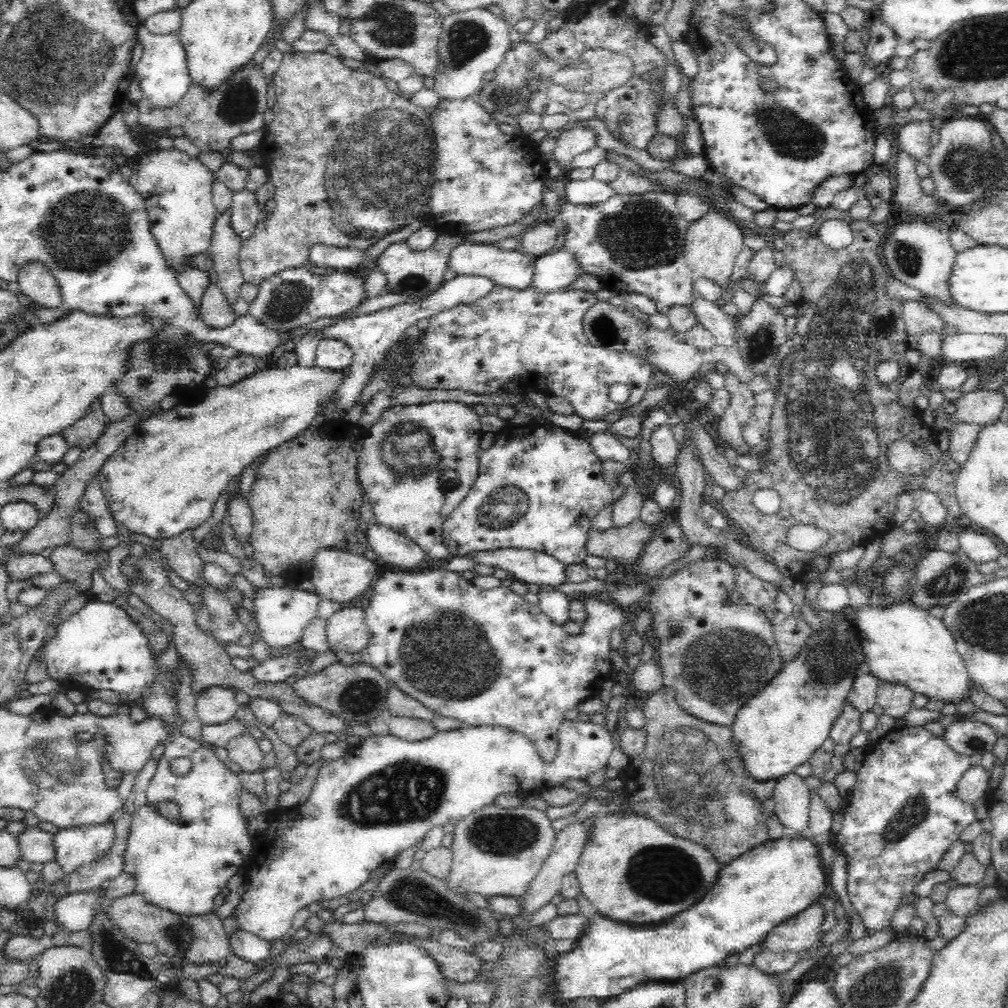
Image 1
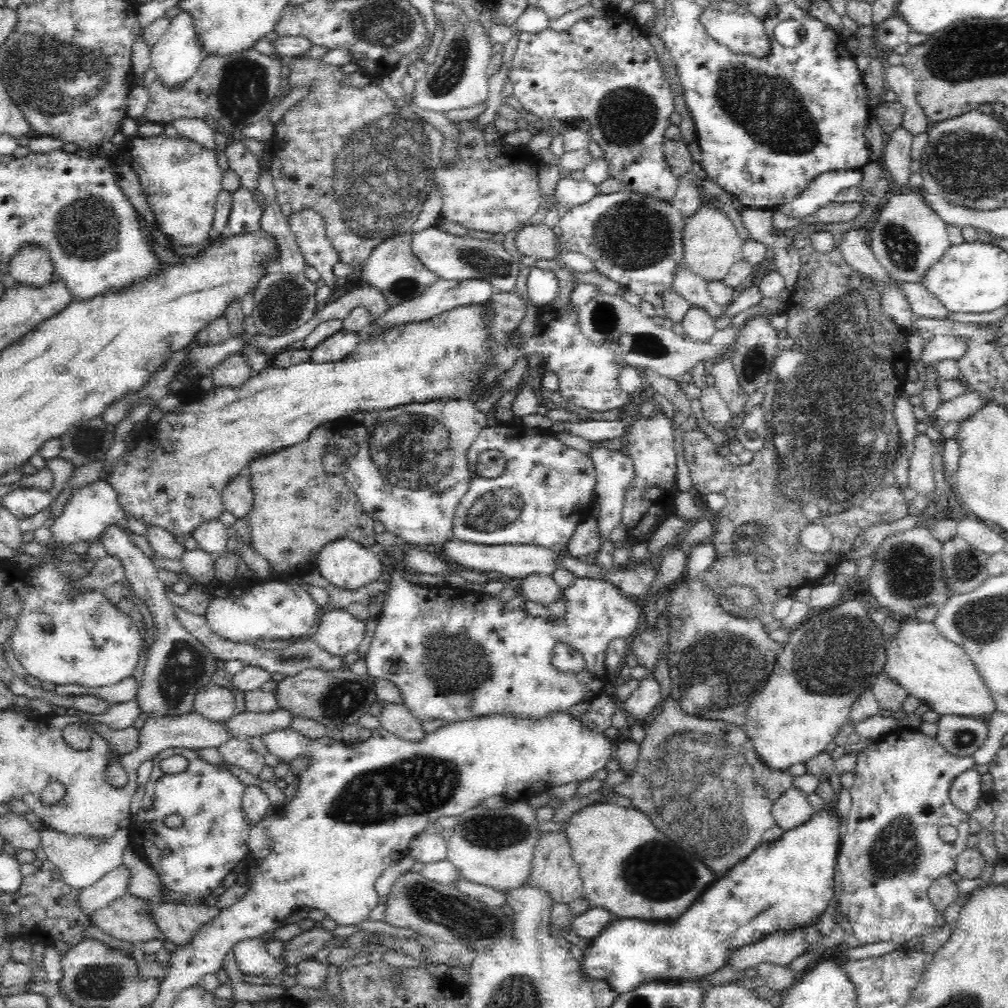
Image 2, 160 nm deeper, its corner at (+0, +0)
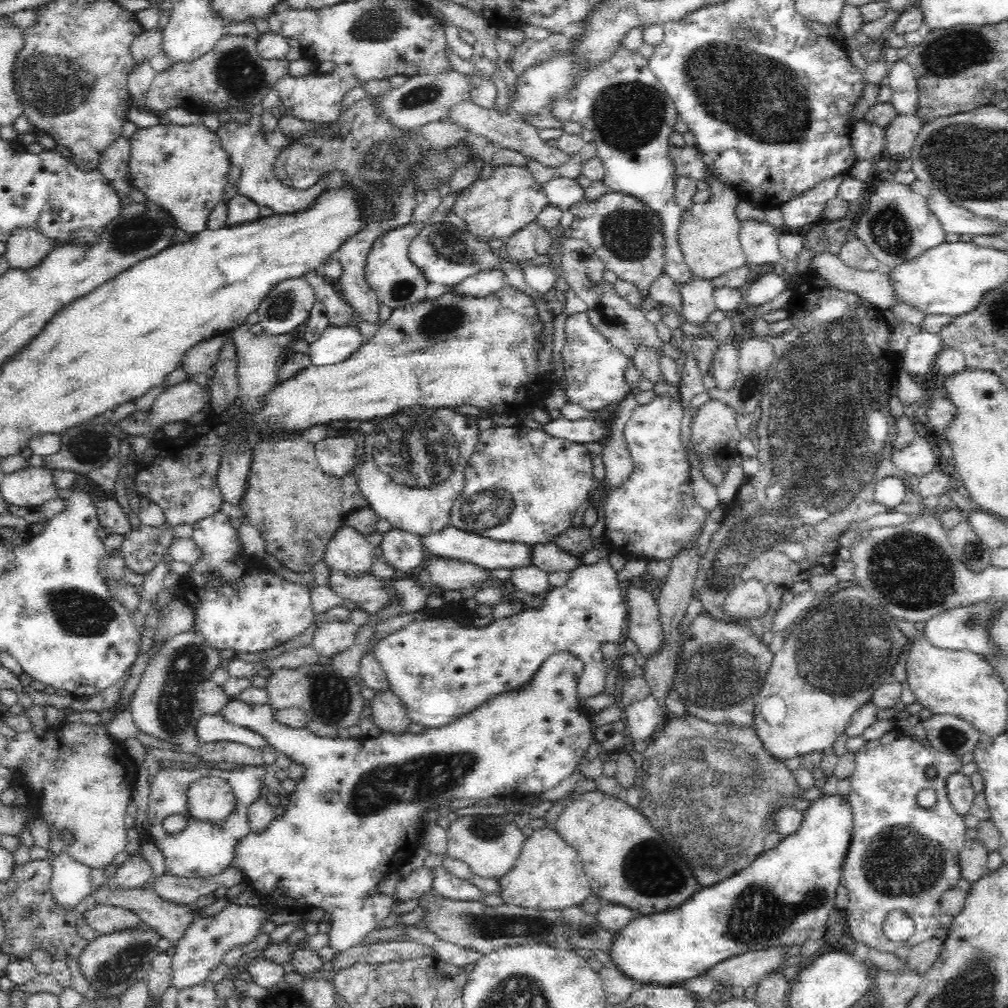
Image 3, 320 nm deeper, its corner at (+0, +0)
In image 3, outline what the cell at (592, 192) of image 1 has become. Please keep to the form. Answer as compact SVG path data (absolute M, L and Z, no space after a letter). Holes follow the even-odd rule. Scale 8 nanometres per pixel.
M555 176L541 185L547 196L547 202L557 206L560 211L568 211L572 204L582 200L584 189L578 185L575 179Z

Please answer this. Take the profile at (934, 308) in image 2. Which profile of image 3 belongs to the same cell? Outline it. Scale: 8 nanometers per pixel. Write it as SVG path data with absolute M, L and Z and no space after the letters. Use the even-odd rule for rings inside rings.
M828 252L813 254L808 267L810 274L819 276L829 286L857 295L881 312L897 304L886 270L852 269L846 267L838 255Z

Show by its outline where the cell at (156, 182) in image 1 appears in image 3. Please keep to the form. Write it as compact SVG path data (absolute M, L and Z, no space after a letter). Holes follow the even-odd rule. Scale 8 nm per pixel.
M169 122L158 123L156 126L138 129L129 139L131 154L128 164L130 184L138 188L149 202L161 206L162 210L168 211L174 216L174 222L178 230L186 238L193 234L202 233L206 229L209 215L214 206L222 201L222 194L228 182L228 170L232 166L227 152L219 140L217 131L210 130L203 122L200 124L186 124L180 126Z

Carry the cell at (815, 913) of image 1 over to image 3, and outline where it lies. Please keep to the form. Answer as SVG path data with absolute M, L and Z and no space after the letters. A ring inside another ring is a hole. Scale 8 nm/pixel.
M780 945L734 955L719 962L702 976L711 977L713 983L719 985L723 991L732 986L742 986L745 989L752 985L757 986L786 960L784 950L786 946Z

